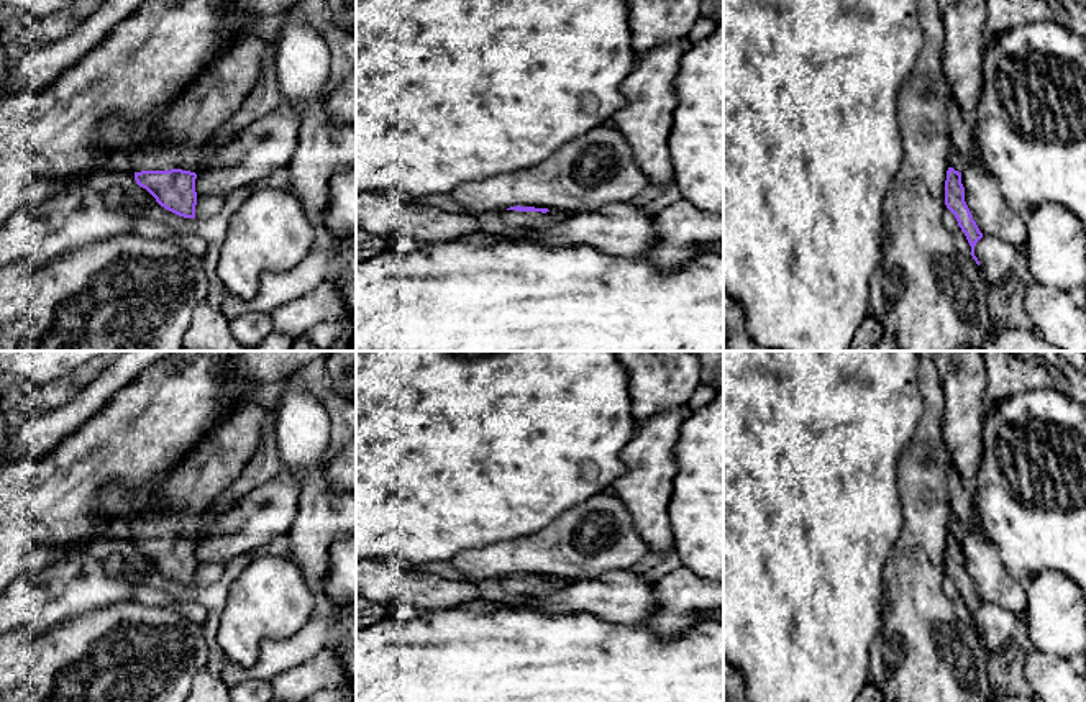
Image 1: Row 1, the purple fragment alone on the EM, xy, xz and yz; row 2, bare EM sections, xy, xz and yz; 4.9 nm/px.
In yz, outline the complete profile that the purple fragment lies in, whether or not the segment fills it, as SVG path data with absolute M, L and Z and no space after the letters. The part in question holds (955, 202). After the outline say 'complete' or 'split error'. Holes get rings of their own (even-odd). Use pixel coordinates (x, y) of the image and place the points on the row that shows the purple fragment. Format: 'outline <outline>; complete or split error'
outline M955 98L948 103L948 133L951 138L951 148L948 154L948 171L945 180L945 205L955 215L958 226L965 233L971 256L979 266L974 256L974 246L983 238L973 215L965 202L965 187L961 184L961 172L976 156L976 131L973 118L966 116Z; split error

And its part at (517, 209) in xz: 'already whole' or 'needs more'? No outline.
needs more

